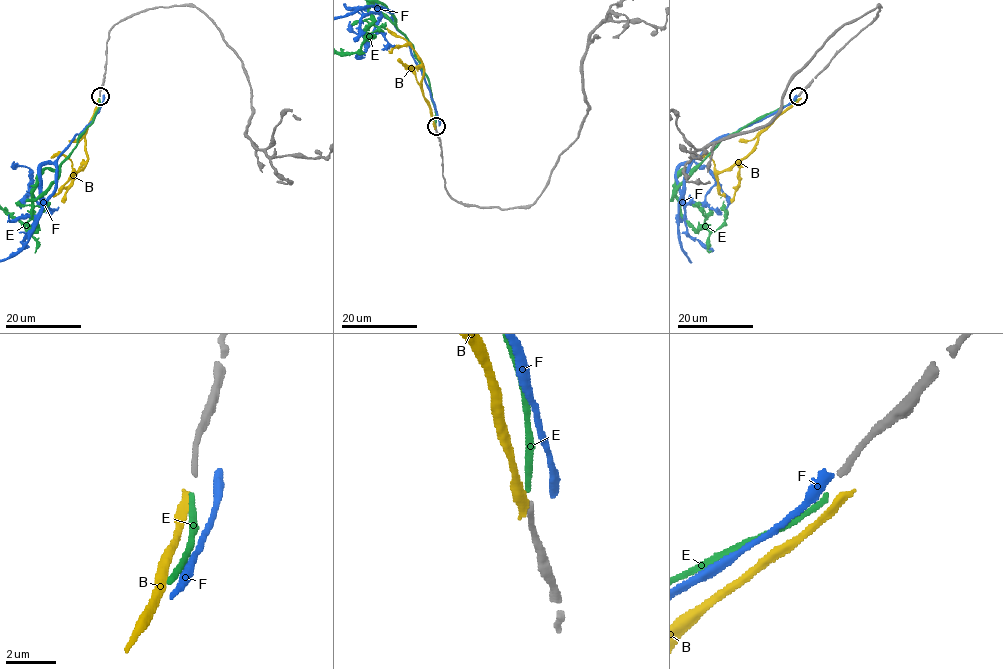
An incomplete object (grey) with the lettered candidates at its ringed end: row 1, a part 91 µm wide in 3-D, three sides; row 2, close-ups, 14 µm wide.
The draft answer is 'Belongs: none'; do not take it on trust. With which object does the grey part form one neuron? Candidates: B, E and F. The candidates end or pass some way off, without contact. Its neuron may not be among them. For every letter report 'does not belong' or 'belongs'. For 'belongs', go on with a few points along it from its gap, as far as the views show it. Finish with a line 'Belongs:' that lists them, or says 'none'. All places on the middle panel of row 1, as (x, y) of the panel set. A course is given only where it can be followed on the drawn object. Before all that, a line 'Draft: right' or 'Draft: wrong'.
Draft: wrong
B: does not belong
E: belongs
F: does not belong
Belongs: E

